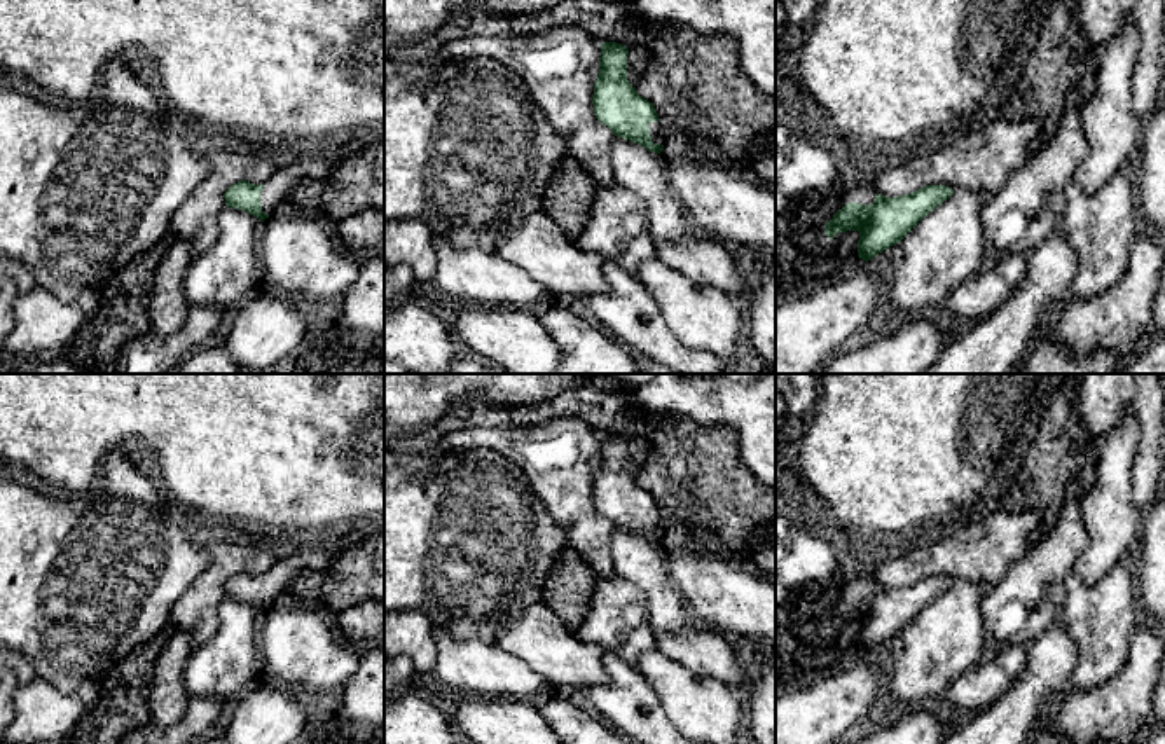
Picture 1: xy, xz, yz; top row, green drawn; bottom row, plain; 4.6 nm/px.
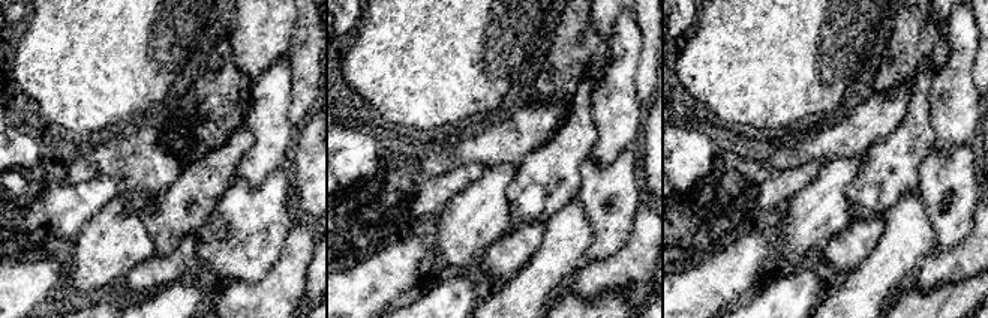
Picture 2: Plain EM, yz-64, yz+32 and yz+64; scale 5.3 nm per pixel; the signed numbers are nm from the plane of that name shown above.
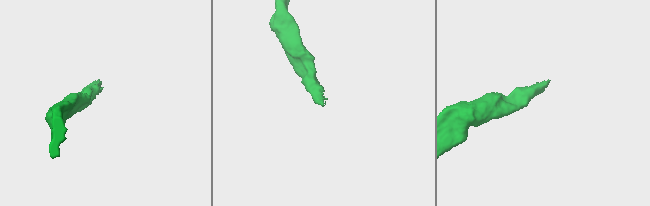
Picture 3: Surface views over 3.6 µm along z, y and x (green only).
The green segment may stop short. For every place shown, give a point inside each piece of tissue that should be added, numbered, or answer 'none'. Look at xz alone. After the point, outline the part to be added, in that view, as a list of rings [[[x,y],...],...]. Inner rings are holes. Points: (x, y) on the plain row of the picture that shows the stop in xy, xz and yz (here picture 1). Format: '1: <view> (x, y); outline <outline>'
1: xz (657, 524); outline [[[658,510],[657,513],[650,513],[648,519],[650,519],[651,533],[664,536],[665,522],[662,520],[662,512]]]

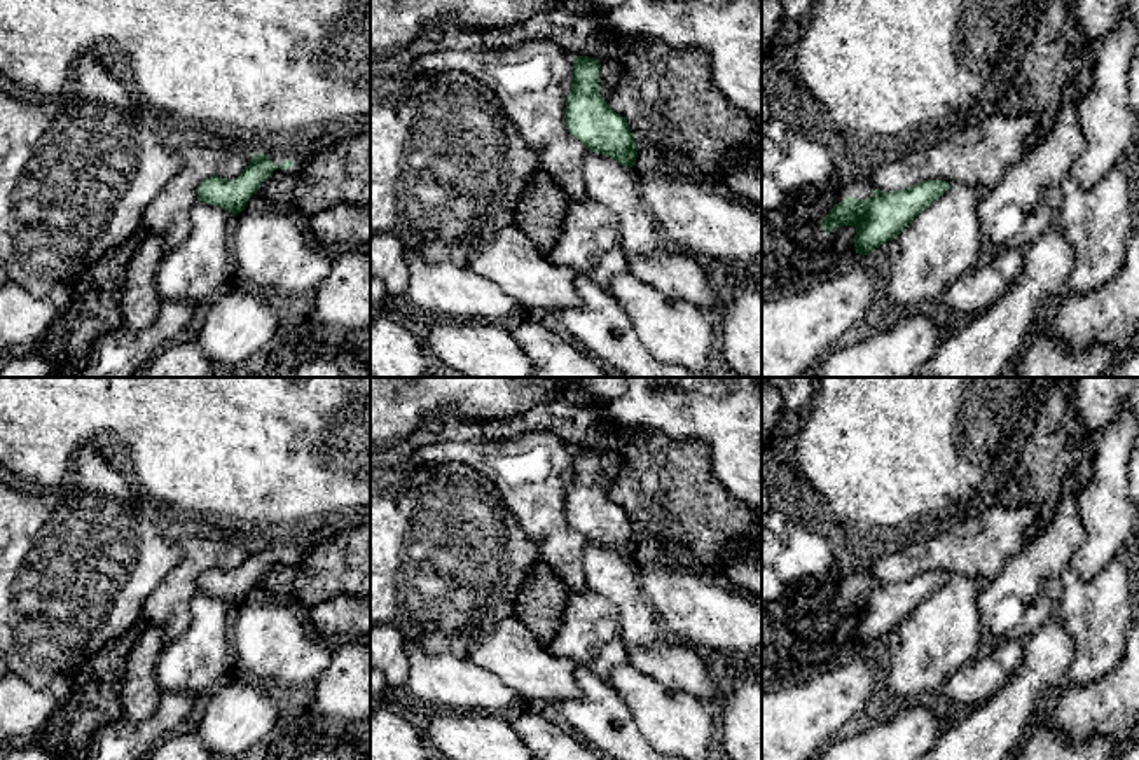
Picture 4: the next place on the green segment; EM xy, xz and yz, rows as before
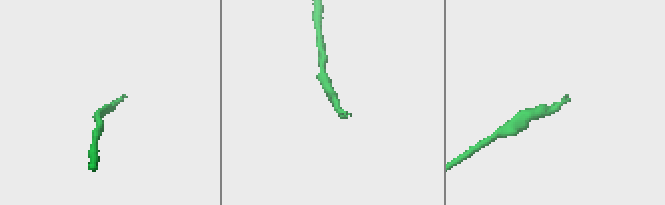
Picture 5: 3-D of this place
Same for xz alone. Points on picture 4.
none

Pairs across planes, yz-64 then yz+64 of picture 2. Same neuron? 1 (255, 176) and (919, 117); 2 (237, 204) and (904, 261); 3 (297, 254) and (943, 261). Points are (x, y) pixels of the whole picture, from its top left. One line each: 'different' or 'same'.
1: different
2: different
3: same

